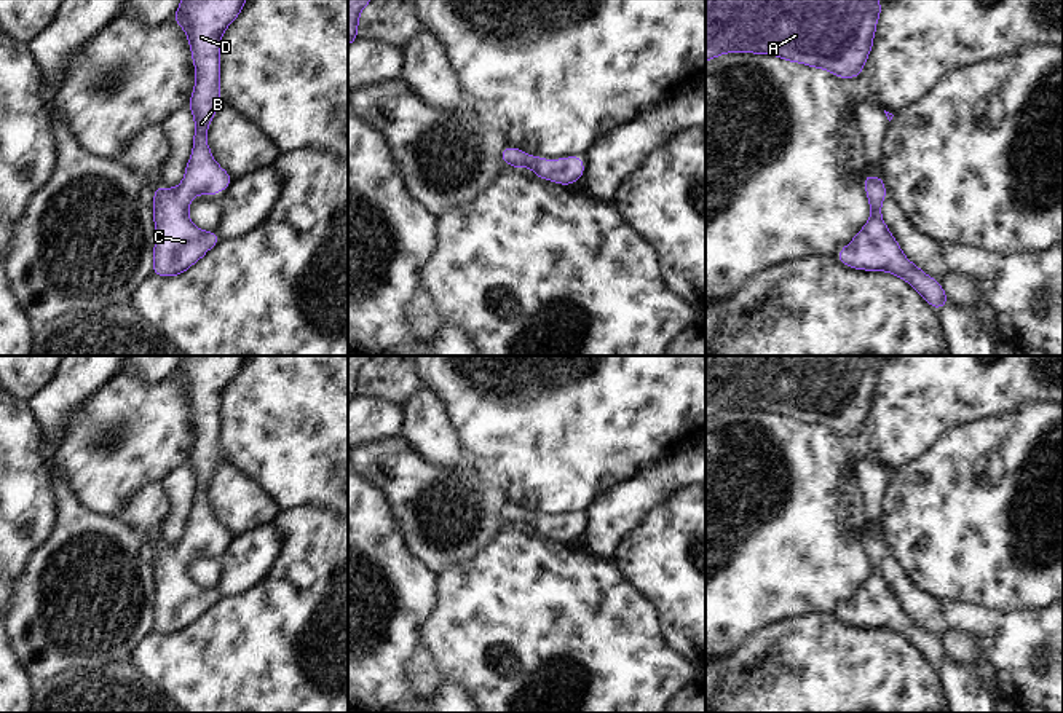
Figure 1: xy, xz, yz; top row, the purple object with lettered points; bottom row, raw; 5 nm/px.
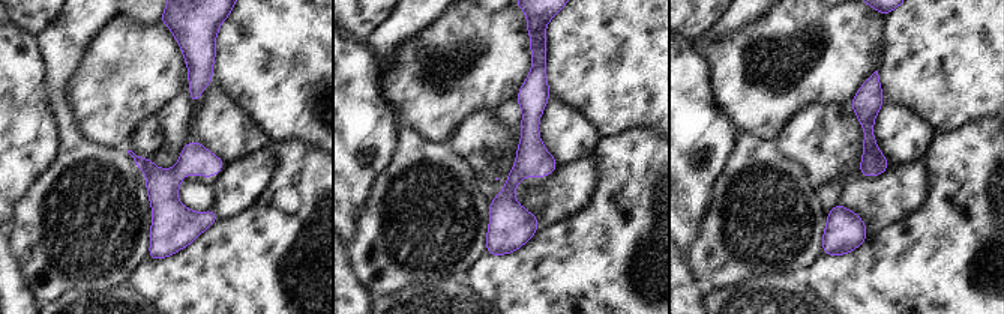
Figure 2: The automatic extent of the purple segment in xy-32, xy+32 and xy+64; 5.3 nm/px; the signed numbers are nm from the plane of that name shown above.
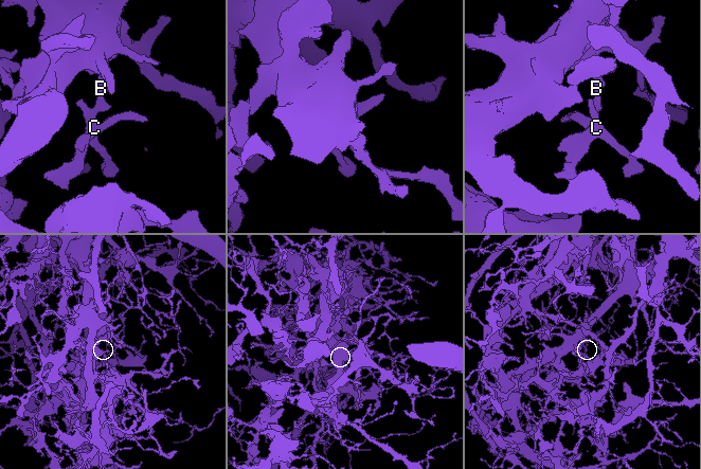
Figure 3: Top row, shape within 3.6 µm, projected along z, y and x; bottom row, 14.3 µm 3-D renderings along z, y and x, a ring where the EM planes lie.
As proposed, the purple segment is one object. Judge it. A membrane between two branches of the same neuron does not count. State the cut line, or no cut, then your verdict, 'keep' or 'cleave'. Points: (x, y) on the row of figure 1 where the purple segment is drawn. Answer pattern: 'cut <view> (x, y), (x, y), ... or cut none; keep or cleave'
cut none; keep

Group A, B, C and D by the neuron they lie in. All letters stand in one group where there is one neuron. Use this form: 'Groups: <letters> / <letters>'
Groups: A B C D

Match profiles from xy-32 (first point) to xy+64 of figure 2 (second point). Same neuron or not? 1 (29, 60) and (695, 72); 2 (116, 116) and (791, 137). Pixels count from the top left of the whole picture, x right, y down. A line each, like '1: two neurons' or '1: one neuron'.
1: one neuron
2: two neurons

